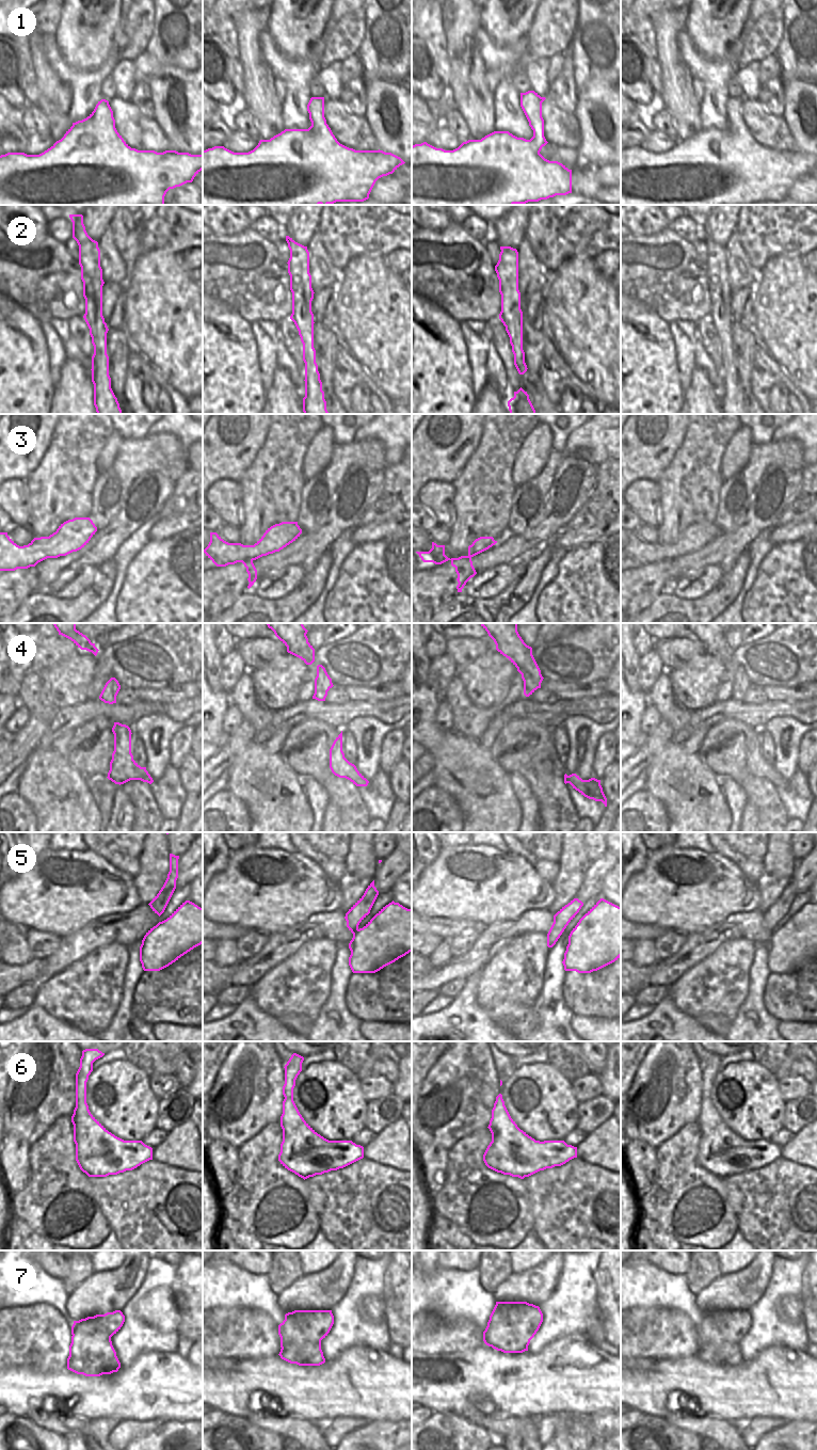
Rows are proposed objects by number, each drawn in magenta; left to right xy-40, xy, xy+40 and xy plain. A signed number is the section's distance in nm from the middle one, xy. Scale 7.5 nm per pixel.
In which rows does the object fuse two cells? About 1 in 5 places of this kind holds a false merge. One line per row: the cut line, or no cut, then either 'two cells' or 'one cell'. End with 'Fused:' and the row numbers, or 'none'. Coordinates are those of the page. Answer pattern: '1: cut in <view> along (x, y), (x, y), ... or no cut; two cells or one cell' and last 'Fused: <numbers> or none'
1: no cut; one cell
2: no cut; one cell
3: cut in xy along (252, 559), (245, 559), (242, 562); two cells
4: no cut; one cell
5: no cut; one cell
6: no cut; one cell
7: cut in xy along (320, 1340), (317, 1338), (290, 1336), (283, 1341), (281, 1347); two cells
Fused: 3, 7

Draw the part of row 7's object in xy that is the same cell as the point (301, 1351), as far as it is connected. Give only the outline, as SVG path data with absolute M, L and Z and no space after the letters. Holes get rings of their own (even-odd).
M289 1337L283 1341L278 1354L282 1359L299 1366L320 1366L325 1363L321 1350L321 1340L318 1338Z

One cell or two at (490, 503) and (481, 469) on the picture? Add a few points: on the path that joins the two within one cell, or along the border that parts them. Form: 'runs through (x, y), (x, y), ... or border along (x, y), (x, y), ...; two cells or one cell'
runs through (485, 494), (485, 478); one cell

